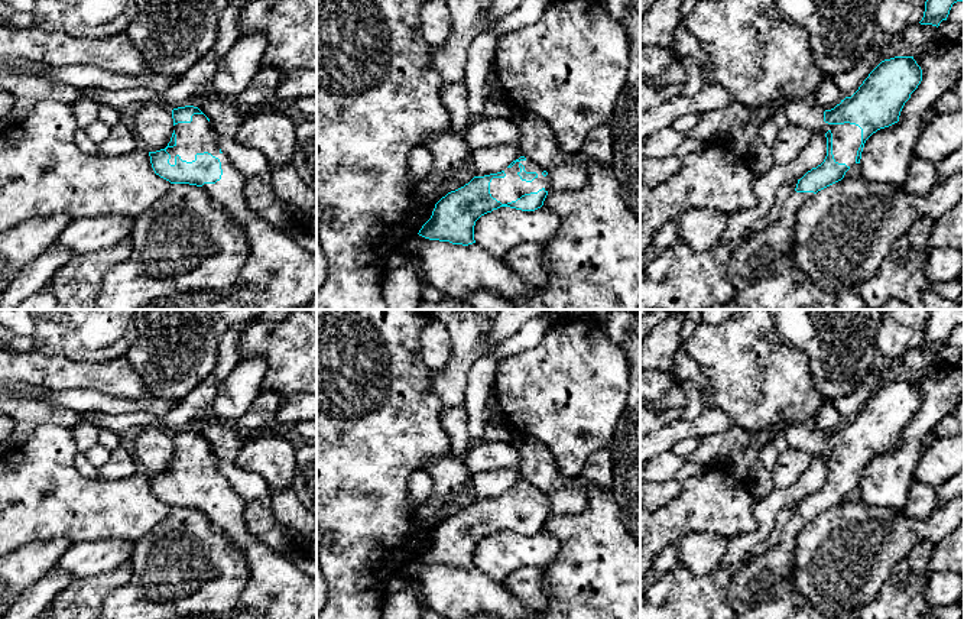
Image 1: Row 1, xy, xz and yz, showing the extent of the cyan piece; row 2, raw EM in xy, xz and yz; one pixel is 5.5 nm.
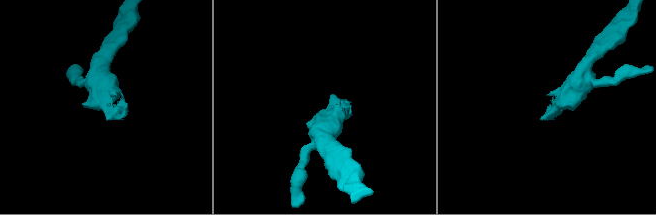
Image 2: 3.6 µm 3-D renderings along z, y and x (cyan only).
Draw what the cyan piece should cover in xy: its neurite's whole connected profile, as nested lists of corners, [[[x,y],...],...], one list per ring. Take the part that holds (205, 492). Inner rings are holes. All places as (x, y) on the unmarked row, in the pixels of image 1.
[[[194,430],[173,432],[172,443],[171,466],[165,473],[149,476],[150,487],[155,498],[171,508],[189,508],[205,513],[228,541],[244,554],[250,576],[230,619],[317,619],[317,579],[304,574],[286,555],[269,548],[250,531],[244,519],[246,503],[215,467],[210,443]]]

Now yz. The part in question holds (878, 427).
[[[736,310],[724,323],[701,323],[684,347],[711,383],[707,392],[701,392],[705,409],[723,411],[746,432],[770,430],[773,435],[785,438],[789,447],[809,456],[824,456],[827,461],[824,486],[798,503],[780,542],[765,554],[747,558],[731,577],[727,599],[734,609],[733,619],[834,619],[821,615],[795,590],[796,537],[808,522],[841,505],[853,489],[860,487],[864,467],[873,457],[899,445],[905,427],[922,405],[921,390],[913,380],[885,383],[851,421],[824,434],[814,425],[814,417],[825,399],[814,385],[808,356],[780,337],[769,310]]]

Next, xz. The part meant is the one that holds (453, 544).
[[[520,480],[502,496],[474,500],[435,528],[418,558],[452,568],[473,568],[474,550],[481,539],[500,531],[522,535],[541,532],[551,515],[546,499],[546,495]]]

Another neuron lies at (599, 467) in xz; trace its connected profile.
[[[608,448],[593,453],[581,471],[590,483],[600,486],[604,490],[611,489],[614,463]]]

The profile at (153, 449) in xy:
[[[163,427],[137,430],[134,438],[134,458],[139,470],[147,476],[165,473],[173,457],[172,434]]]

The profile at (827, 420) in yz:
[[[825,399],[814,417],[814,425],[824,434],[831,434],[844,424],[844,418],[837,411],[832,401]]]

